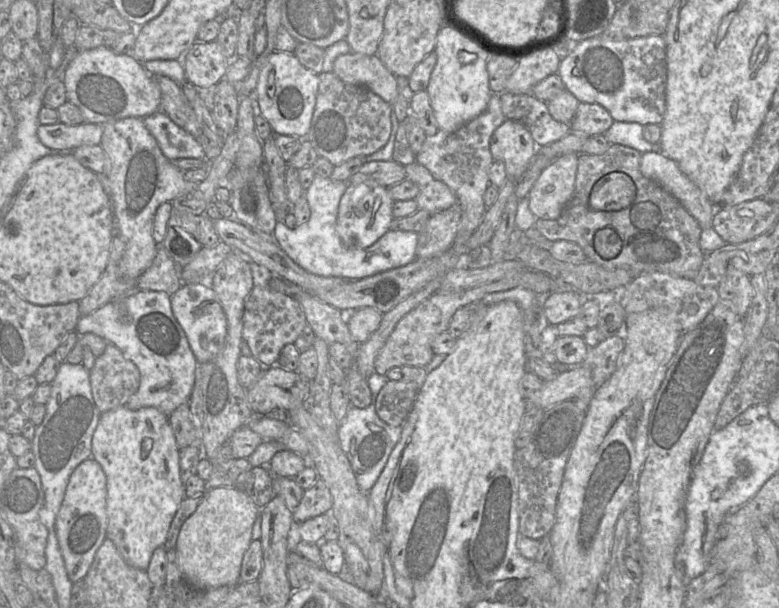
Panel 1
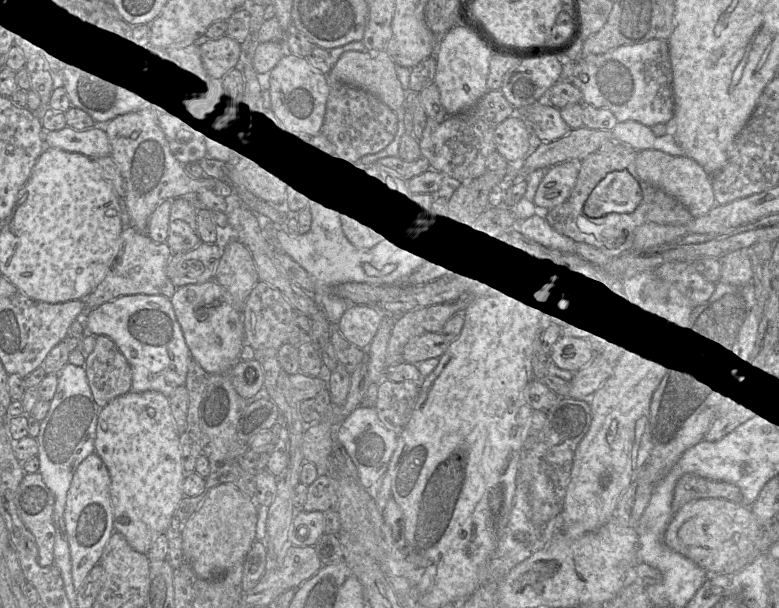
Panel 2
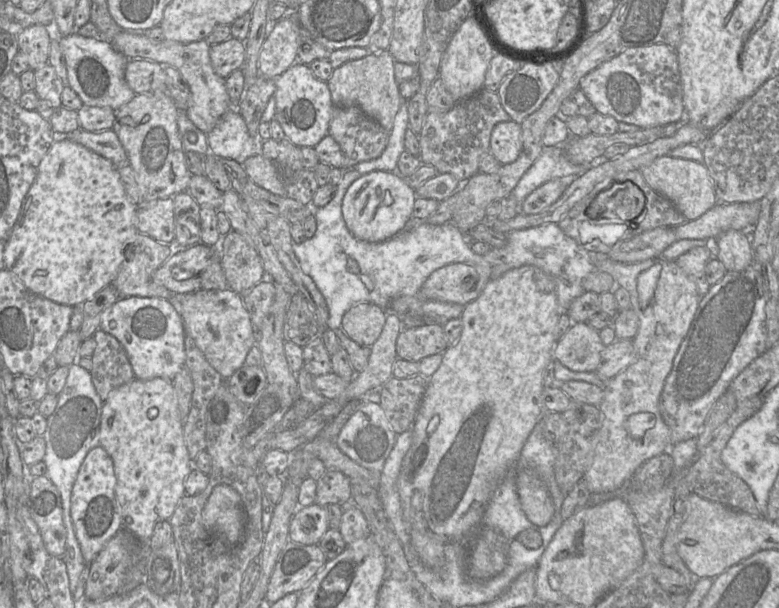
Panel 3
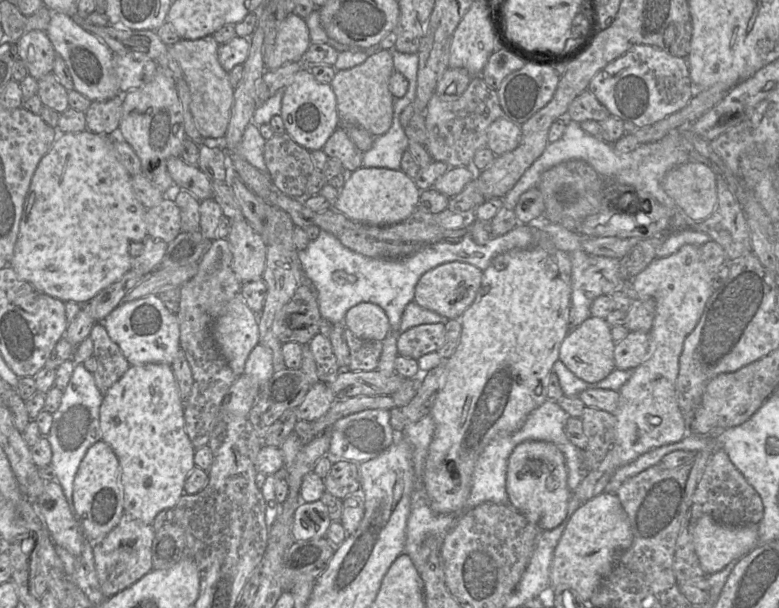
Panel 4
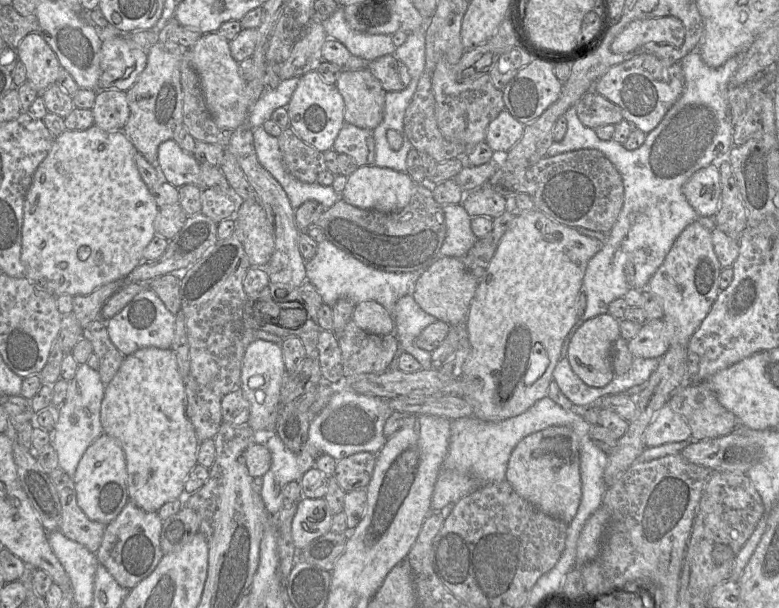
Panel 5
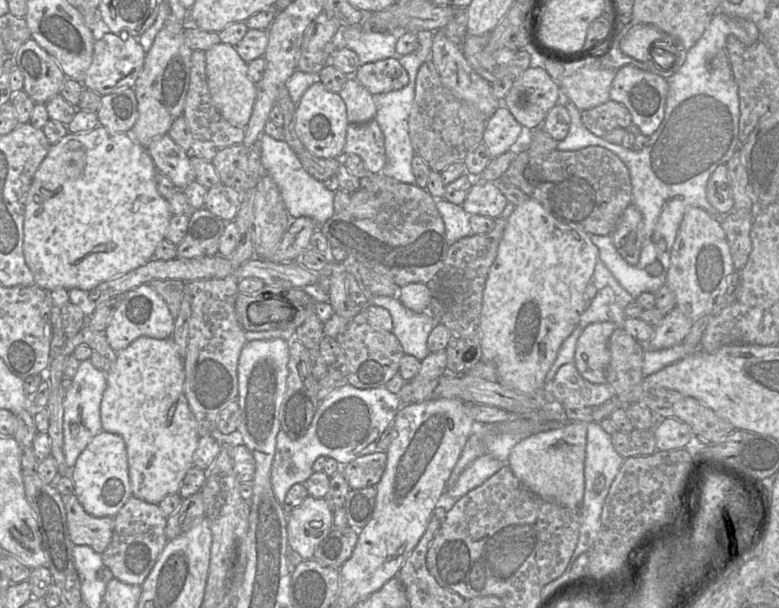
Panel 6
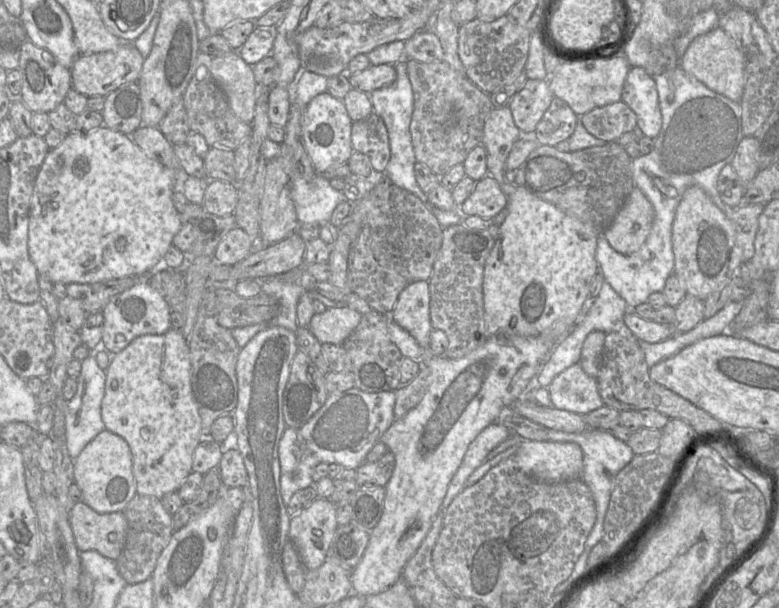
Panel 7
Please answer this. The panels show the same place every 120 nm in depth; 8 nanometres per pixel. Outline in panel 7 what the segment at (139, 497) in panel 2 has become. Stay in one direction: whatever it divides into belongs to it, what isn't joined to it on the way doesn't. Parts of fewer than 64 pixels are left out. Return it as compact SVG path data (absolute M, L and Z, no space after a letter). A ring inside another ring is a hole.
M171 328L164 334L141 335L111 356L106 370L101 417L105 428L122 437L130 447L137 493L162 499L166 494L178 491L192 472L193 455L200 442L201 428L201 418L191 385L188 339L181 331Z

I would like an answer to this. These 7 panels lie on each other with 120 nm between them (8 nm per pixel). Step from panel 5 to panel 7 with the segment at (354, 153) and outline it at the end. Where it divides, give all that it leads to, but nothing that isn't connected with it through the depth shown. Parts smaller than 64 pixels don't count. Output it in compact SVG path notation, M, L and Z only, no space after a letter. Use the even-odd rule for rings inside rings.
M373 112L367 118L352 124L353 150L367 155L374 174L383 174L391 157L389 136L383 119Z

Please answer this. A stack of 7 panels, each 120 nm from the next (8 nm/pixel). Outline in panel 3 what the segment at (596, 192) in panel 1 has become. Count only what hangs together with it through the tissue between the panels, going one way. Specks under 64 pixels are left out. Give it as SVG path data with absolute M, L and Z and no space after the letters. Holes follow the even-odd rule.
M630 181L615 183L601 191L586 210L590 220L637 218L645 208L646 198L638 186Z

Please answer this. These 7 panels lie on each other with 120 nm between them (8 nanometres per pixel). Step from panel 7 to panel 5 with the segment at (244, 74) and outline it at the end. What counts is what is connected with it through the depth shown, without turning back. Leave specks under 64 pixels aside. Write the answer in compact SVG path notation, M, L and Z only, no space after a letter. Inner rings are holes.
M218 33L203 34L188 49L192 51L193 66L198 73L203 97L214 122L219 128L235 130L249 119L247 82L240 76L239 63L230 52L230 41Z

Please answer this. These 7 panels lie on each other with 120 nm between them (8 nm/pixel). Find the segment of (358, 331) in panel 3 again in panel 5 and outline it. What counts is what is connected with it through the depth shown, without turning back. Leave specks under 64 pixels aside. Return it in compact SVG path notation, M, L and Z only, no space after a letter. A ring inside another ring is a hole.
M368 300L355 305L352 320L362 330L386 335L394 331L394 318L380 303Z

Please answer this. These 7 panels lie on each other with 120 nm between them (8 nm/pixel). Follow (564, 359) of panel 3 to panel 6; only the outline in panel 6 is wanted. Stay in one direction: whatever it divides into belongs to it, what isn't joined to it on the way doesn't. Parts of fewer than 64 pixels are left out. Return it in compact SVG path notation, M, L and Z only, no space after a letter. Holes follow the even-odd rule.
M594 322L585 327L577 340L574 363L580 375L591 383L606 383L609 339L615 329L613 322Z

